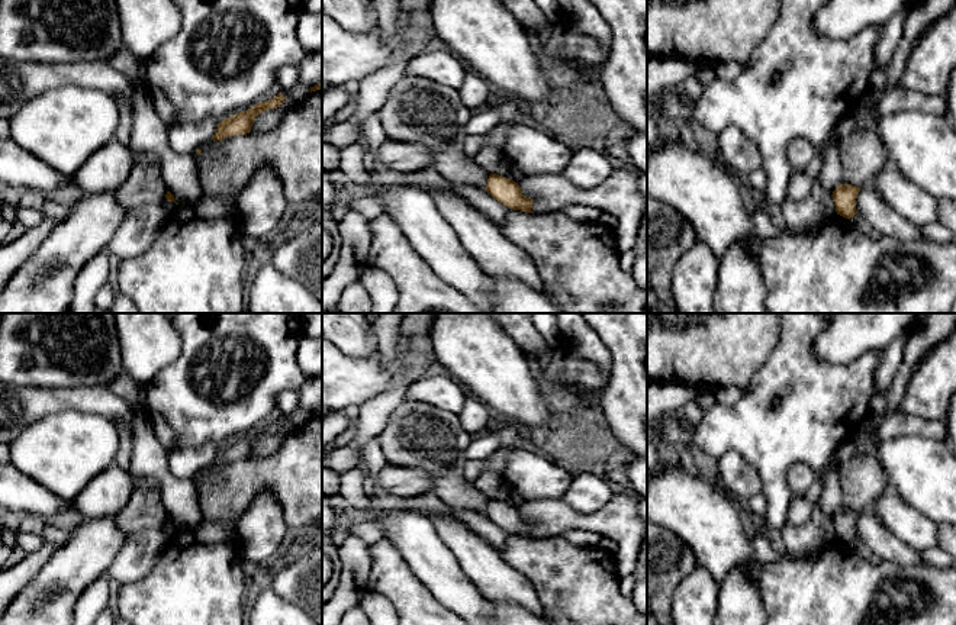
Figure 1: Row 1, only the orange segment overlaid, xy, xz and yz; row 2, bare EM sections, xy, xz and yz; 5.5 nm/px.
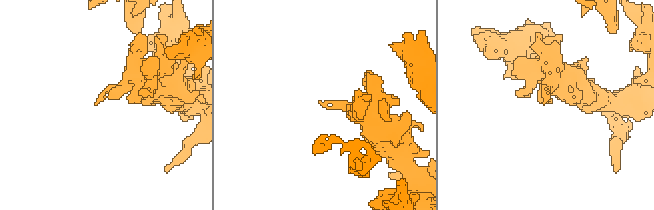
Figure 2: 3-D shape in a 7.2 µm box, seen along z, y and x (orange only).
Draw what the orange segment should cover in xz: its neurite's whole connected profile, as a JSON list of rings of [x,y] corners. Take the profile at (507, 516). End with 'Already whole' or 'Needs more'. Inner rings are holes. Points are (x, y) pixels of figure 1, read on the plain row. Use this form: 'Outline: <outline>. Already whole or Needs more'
Outline: [[[490,499],[485,513],[495,525],[508,531],[511,535],[521,535],[525,538],[534,538],[532,523],[521,518],[518,508],[502,502],[499,499]]]. Already whole

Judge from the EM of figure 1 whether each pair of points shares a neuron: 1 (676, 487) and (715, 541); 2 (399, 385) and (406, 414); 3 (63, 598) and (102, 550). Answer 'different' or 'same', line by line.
1: same
2: different
3: same

